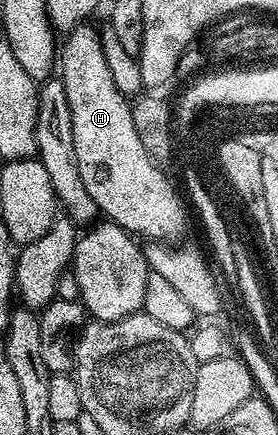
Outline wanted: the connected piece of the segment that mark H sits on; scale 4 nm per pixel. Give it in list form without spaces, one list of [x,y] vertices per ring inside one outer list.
[[[83,24],[65,35],[66,43],[60,46],[60,81],[68,96],[68,108],[72,112],[72,136],[76,144],[76,160],[80,168],[80,180],[88,188],[88,196],[96,200],[99,211],[109,221],[115,222],[131,235],[143,234],[146,240],[178,240],[186,226],[186,214],[182,202],[166,179],[161,165],[153,162],[137,135],[133,112],[127,95],[116,88],[112,72],[108,72],[108,60],[104,60],[101,37],[97,29]]]

